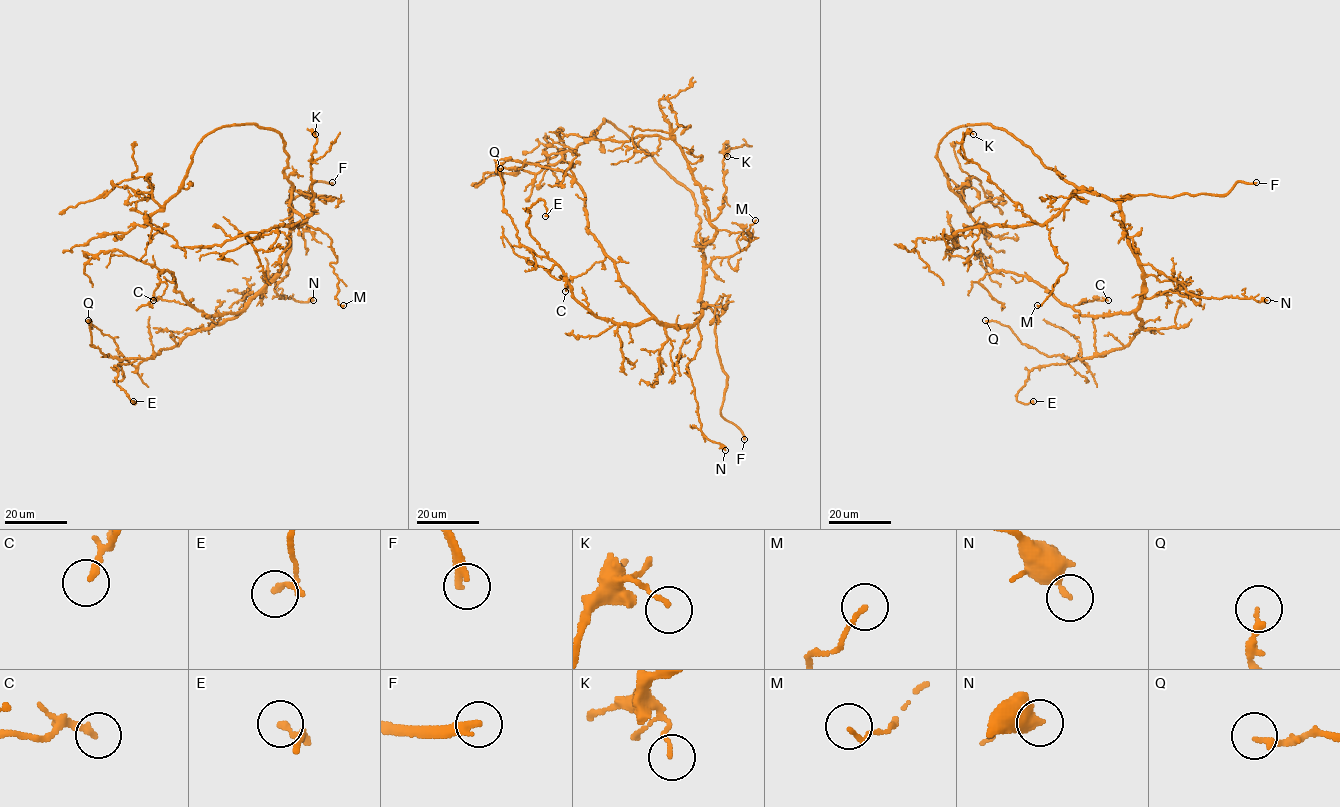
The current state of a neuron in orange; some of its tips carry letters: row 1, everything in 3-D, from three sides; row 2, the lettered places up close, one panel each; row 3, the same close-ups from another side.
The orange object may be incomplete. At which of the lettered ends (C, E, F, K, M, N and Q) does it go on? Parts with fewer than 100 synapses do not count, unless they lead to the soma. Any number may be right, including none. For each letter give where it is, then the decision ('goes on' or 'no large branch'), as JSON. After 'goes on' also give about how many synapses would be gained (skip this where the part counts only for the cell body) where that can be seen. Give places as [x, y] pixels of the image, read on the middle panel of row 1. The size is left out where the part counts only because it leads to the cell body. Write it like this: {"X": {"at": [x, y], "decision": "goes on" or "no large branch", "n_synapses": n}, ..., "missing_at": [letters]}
{"C": {"at": [565, 291], "decision": "no large branch"}, "E": {"at": [545, 216], "decision": "no large branch"}, "F": {"at": [744, 439], "decision": "goes on"}, "K": {"at": [727, 156], "decision": "no large branch"}, "M": {"at": [755, 220], "decision": "no large branch"}, "N": {"at": [725, 450], "decision": "no large branch"}, "Q": {"at": [500, 168], "decision": "no large branch"}, "missing_at": ["F"]}

